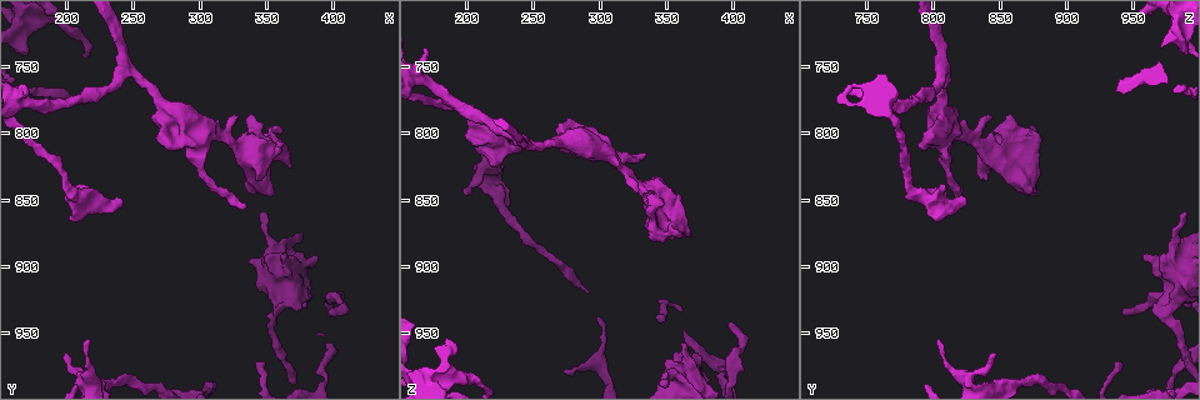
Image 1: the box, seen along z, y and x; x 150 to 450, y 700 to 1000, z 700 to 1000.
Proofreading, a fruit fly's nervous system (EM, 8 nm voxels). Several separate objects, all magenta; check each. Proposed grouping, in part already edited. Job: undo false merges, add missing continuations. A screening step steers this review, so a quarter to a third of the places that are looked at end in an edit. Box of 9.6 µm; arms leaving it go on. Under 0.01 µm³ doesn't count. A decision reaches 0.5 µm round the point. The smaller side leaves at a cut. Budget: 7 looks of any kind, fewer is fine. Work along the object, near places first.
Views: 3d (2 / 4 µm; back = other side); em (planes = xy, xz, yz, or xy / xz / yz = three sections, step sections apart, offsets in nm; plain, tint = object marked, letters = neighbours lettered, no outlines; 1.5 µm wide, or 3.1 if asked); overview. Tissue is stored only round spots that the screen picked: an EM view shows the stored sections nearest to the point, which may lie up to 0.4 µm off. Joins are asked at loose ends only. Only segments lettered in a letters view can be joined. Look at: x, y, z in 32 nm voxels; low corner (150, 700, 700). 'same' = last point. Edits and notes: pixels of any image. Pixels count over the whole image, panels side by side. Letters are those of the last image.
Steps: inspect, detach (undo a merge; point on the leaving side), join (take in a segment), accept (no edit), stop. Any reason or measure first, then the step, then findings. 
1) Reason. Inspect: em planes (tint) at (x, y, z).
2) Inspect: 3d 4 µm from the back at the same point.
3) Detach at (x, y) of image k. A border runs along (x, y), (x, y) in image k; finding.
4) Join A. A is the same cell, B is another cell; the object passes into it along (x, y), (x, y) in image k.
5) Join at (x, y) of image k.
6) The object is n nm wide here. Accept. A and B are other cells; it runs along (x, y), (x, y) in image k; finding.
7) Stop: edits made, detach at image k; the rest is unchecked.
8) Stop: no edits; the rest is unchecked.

Branch stops here. Inspect: 3d 4 µm at (330, 788, 842).

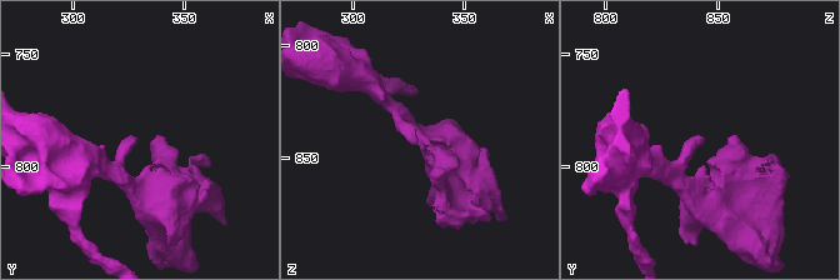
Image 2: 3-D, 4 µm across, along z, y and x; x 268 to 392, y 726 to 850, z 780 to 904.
Now the EM. Inspect: em xz step 8 (tint) at (329, 787, 843).

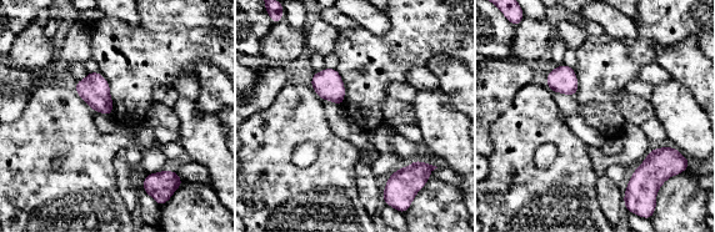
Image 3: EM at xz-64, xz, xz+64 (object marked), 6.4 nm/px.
Another direction. Inspect: em planes (letters) at the same point.

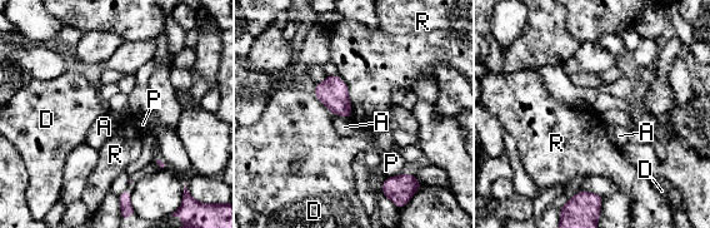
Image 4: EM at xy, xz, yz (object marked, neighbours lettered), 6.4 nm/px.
Accept. A, D, P and R are other cells; a border runs along (338, 74), (348, 88), (349, 118) in image 4; none of them fits.

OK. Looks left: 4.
Free end. Inspect: em planes (letters) at (350, 894, 970).

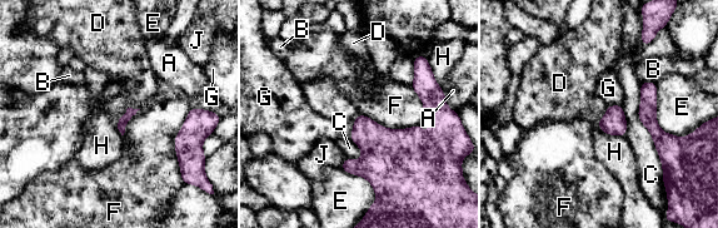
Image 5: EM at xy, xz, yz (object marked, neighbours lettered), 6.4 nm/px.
Accept. A, B, C, D, E, F, G, H and J are other cells; a border runs along (596, 122), (606, 133), (624, 137) in image 5; no lettered segment goes on from it.

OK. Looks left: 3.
Free end. Inspect: 3d 2 µm at (368, 826, 878).

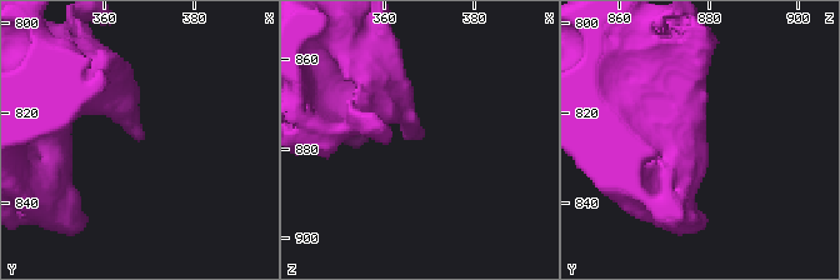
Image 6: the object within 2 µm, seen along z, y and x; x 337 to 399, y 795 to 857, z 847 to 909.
Inspect: em planes (letters) at (369, 825, 878).

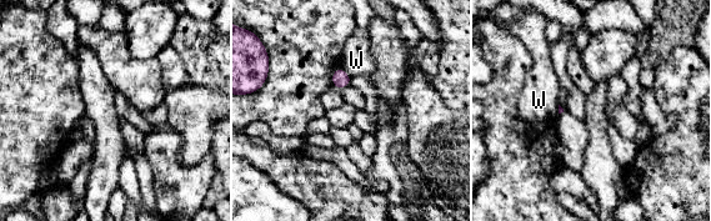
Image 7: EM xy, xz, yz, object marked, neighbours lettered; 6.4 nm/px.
Accept. W is another cell; no lettered segment goes on from it.

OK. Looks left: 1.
Stop: no edits; the rest is unchecked.

